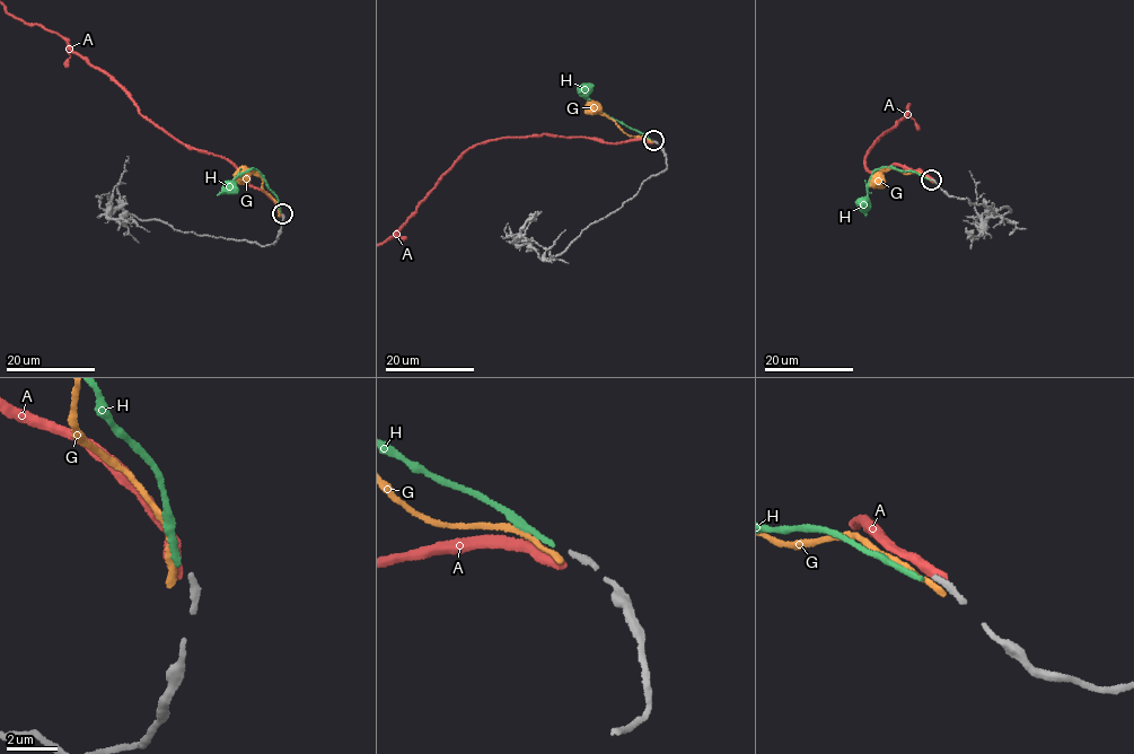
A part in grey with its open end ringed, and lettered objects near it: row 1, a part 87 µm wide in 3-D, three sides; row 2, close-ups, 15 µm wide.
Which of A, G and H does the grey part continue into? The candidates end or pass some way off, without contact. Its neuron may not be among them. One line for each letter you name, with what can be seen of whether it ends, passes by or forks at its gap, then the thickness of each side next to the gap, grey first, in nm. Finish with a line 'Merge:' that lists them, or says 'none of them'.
H: it ends there; 260 nm thick on the grey side, 200 nm on the other
Merge: H

